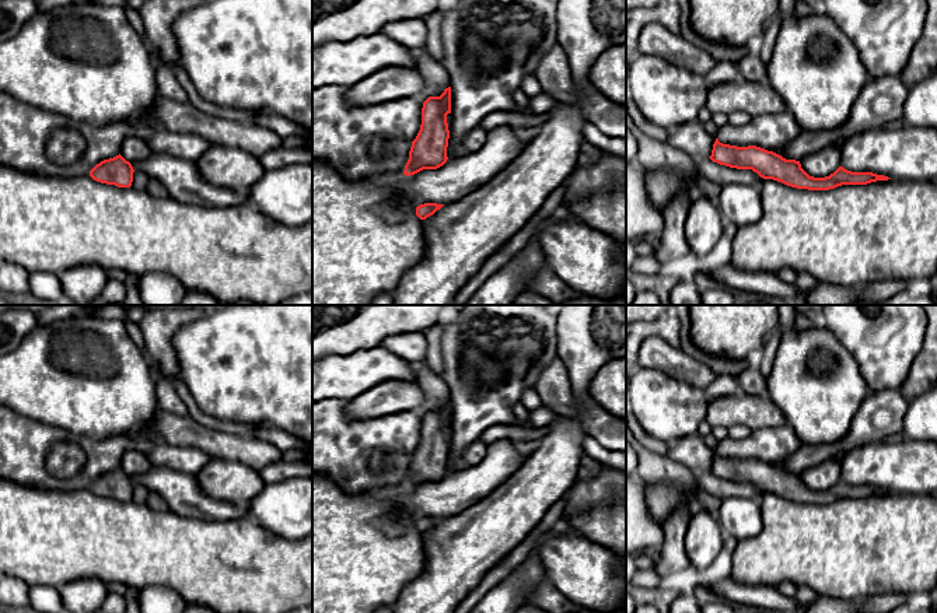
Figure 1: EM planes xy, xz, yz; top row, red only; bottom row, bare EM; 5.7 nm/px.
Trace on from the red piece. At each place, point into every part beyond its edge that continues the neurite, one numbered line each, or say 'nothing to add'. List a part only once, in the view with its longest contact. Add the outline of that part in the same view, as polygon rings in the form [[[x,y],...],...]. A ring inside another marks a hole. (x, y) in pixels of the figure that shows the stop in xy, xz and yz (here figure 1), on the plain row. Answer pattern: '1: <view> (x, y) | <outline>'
nothing to add

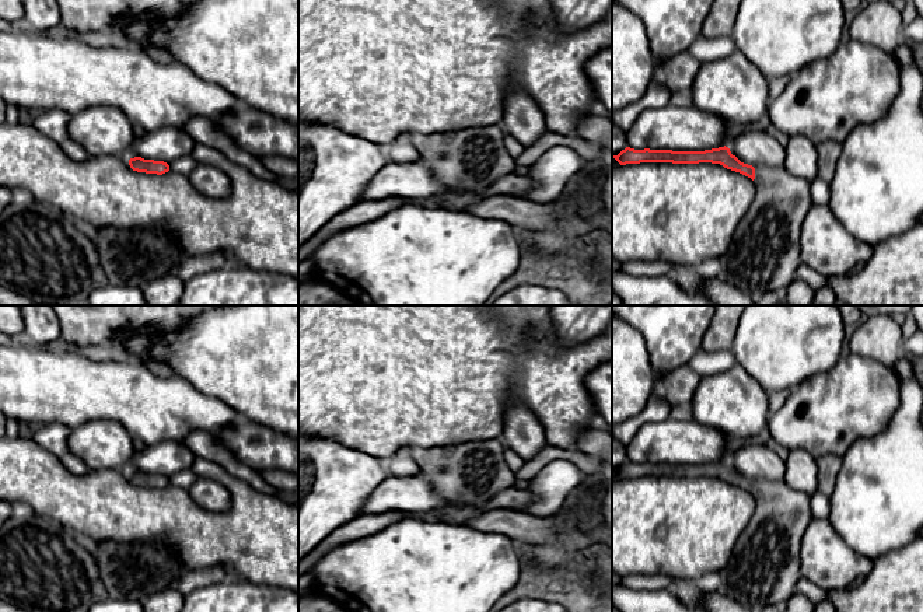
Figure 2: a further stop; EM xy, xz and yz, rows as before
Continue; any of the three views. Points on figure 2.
1: yz (764, 569) | [[[755,479],[754,510],[749,522],[738,536],[728,563],[719,571],[723,594],[754,612],[768,605],[783,606],[797,591],[801,538],[810,522],[810,497],[784,480]]]

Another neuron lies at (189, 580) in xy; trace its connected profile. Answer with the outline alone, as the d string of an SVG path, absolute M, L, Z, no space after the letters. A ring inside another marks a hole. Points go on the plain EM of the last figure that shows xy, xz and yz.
M213 566L207 569L190 569L183 571L179 577L176 577L169 584L169 588L186 595L196 588L221 583L228 578L231 578L230 570L223 566Z

